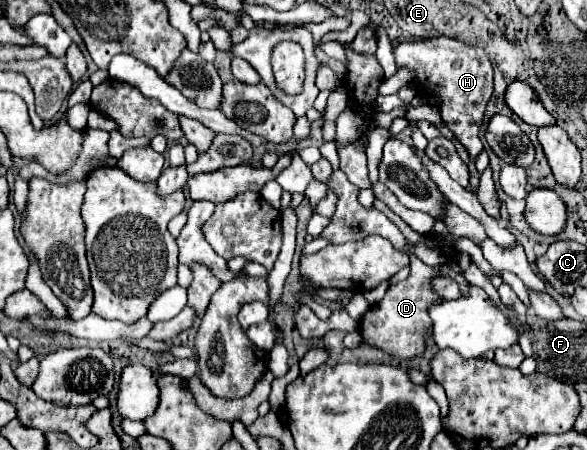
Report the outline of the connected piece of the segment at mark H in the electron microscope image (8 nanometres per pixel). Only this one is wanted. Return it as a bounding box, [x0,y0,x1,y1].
[393,36,493,160]

